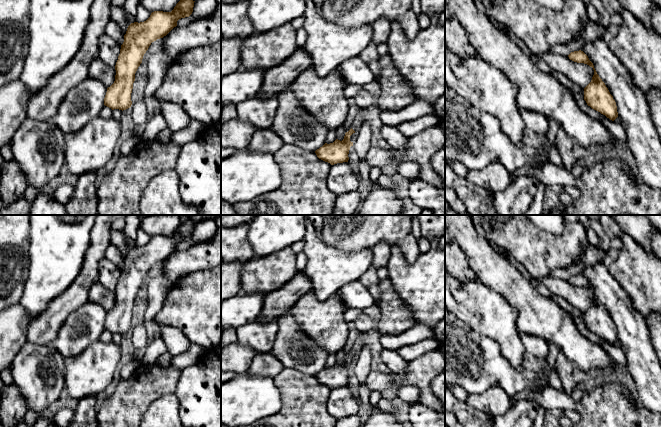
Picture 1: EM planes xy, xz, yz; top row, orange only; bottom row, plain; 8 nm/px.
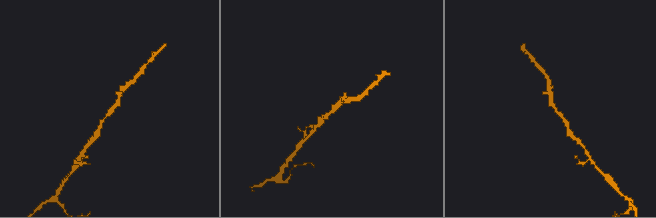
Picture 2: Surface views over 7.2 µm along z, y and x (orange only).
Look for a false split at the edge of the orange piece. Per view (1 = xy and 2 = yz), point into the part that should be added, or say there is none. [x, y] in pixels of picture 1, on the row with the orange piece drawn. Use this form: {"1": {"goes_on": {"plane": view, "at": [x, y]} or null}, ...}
{"1": {"goes_on": null}, "2": {"goes_on": null}}

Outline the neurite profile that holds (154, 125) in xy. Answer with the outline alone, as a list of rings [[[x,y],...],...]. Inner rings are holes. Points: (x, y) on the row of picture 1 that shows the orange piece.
[[[155,115],[154,117],[147,120],[144,125],[142,132],[143,140],[154,140],[157,139],[159,132],[167,127],[165,118],[161,115]]]

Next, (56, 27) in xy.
[[[29,0],[29,45],[19,79],[30,97],[47,86],[48,80],[61,71],[76,55],[90,23],[94,0]]]

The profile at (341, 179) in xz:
[[[348,162],[337,163],[331,166],[327,186],[337,196],[358,190],[359,176],[350,167]]]

